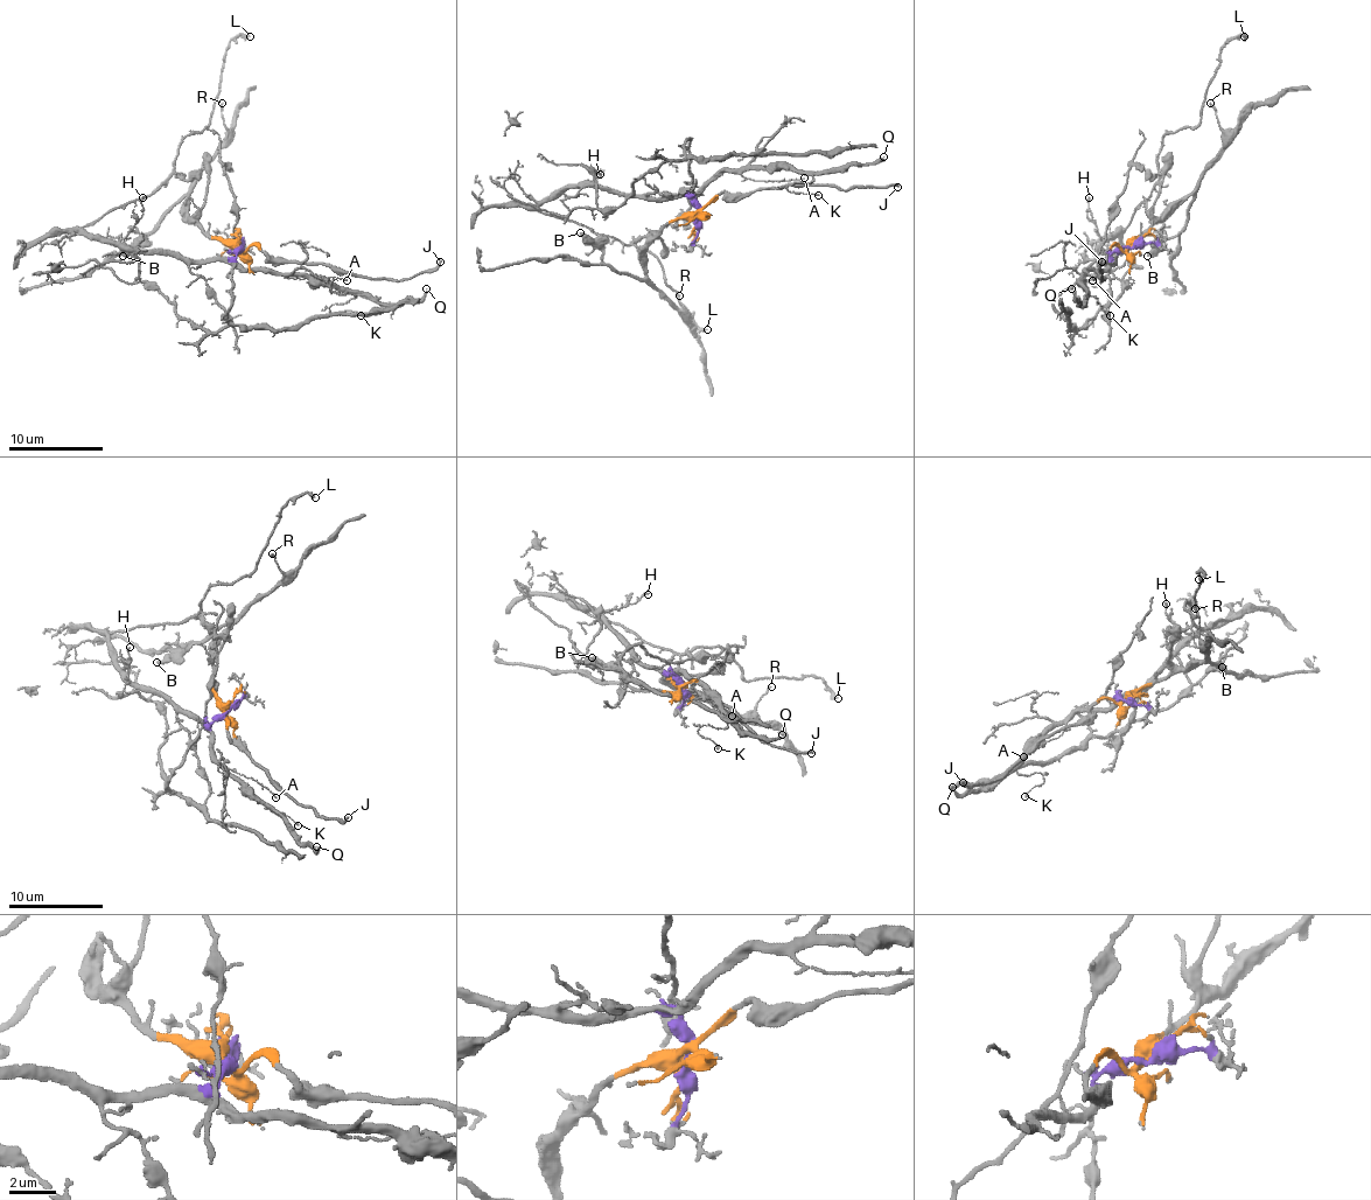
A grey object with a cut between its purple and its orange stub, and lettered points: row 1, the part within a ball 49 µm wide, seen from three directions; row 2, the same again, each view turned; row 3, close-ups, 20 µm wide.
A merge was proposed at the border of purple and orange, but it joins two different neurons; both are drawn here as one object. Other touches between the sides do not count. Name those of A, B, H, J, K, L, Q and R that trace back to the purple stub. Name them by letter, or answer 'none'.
A, H, K, L, Q

